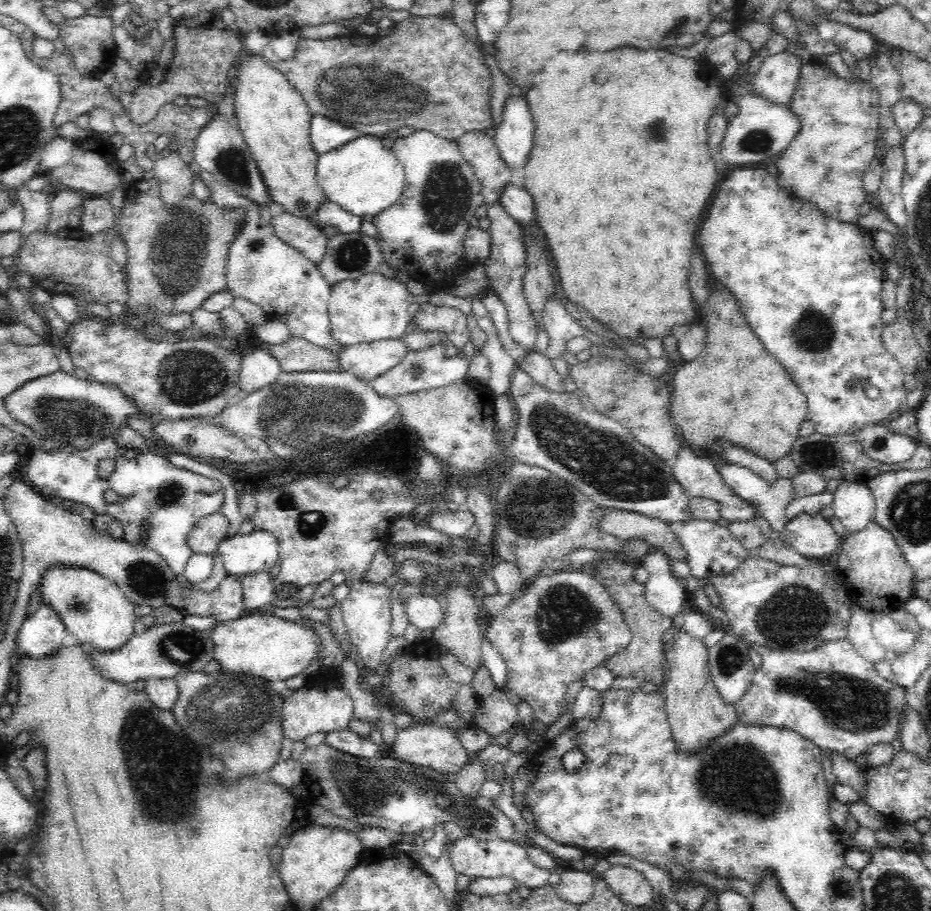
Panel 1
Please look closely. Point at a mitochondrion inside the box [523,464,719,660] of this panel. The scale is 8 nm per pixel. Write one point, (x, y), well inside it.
(565, 611)

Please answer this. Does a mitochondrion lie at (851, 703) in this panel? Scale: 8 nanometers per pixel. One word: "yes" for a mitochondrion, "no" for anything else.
yes

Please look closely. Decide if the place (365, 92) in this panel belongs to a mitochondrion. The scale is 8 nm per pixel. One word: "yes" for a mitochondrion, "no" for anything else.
yes

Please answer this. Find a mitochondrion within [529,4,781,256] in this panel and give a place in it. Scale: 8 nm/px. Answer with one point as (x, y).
(756, 143)

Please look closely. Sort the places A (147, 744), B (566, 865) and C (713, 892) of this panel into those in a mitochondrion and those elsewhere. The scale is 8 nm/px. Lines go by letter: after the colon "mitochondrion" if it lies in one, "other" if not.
A: mitochondrion
B: other
C: other

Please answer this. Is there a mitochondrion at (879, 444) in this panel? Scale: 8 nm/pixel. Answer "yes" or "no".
yes

